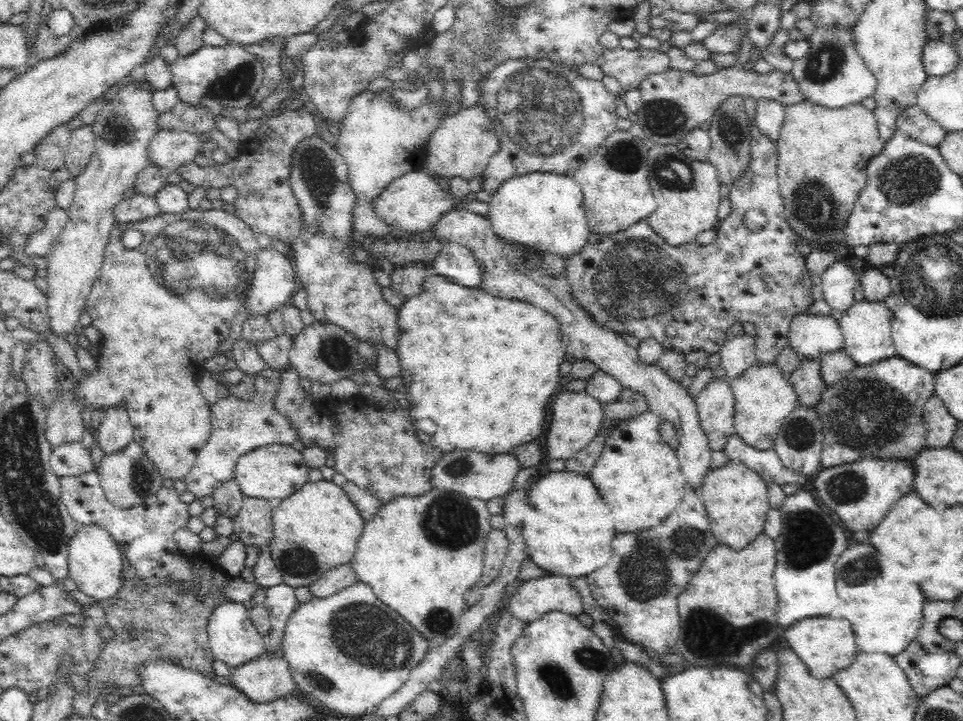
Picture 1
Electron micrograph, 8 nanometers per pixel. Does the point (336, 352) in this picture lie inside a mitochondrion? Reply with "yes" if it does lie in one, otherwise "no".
yes

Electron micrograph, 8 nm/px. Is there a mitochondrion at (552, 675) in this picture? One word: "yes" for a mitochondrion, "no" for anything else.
yes

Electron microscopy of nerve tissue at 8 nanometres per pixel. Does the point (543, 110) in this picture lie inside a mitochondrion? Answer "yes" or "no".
yes

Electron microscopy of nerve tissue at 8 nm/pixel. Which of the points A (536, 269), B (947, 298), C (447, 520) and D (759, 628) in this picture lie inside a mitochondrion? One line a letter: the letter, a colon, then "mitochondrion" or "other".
A: mitochondrion
B: mitochondrion
C: mitochondrion
D: mitochondrion

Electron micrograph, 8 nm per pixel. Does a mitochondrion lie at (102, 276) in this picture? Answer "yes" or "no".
no

